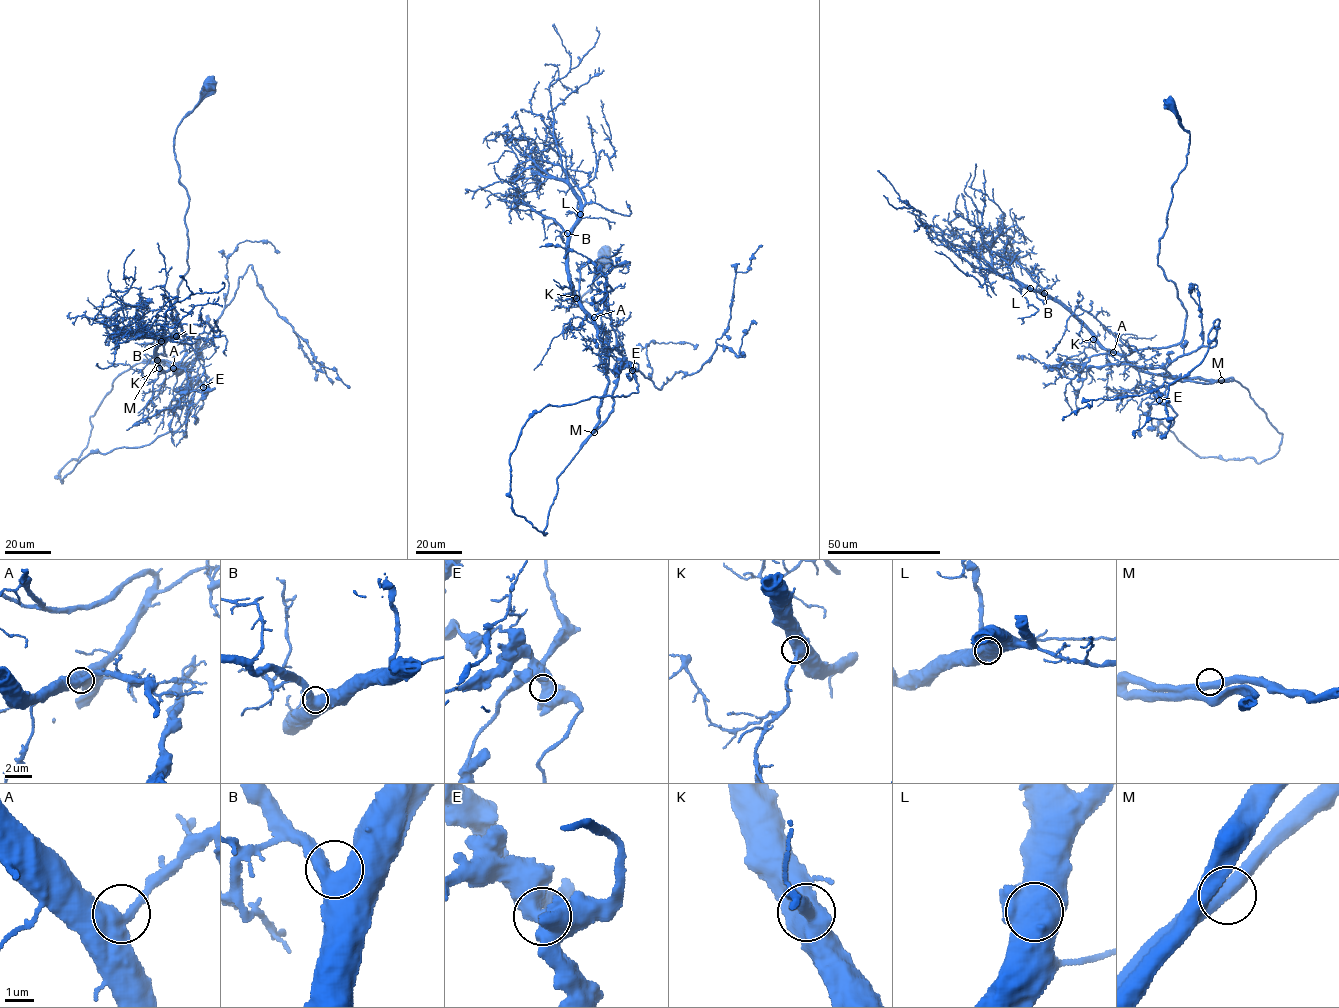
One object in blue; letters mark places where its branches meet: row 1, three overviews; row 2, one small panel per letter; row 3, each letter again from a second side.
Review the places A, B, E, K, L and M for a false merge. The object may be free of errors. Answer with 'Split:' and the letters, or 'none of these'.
Split: none of these

